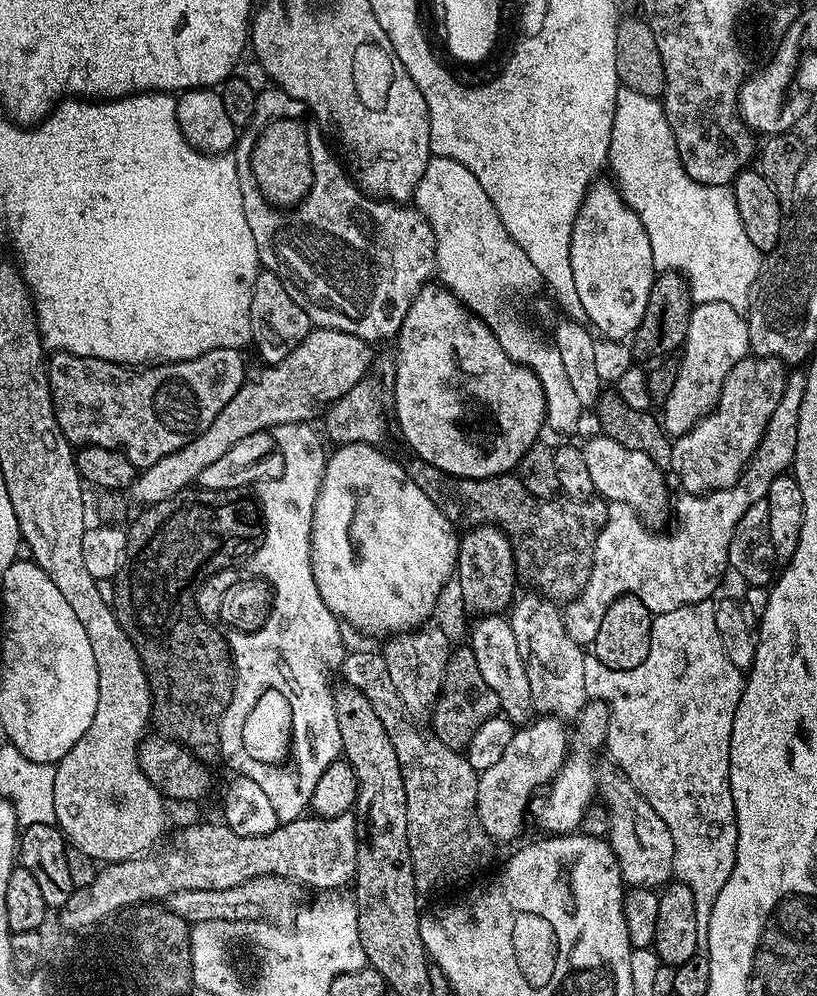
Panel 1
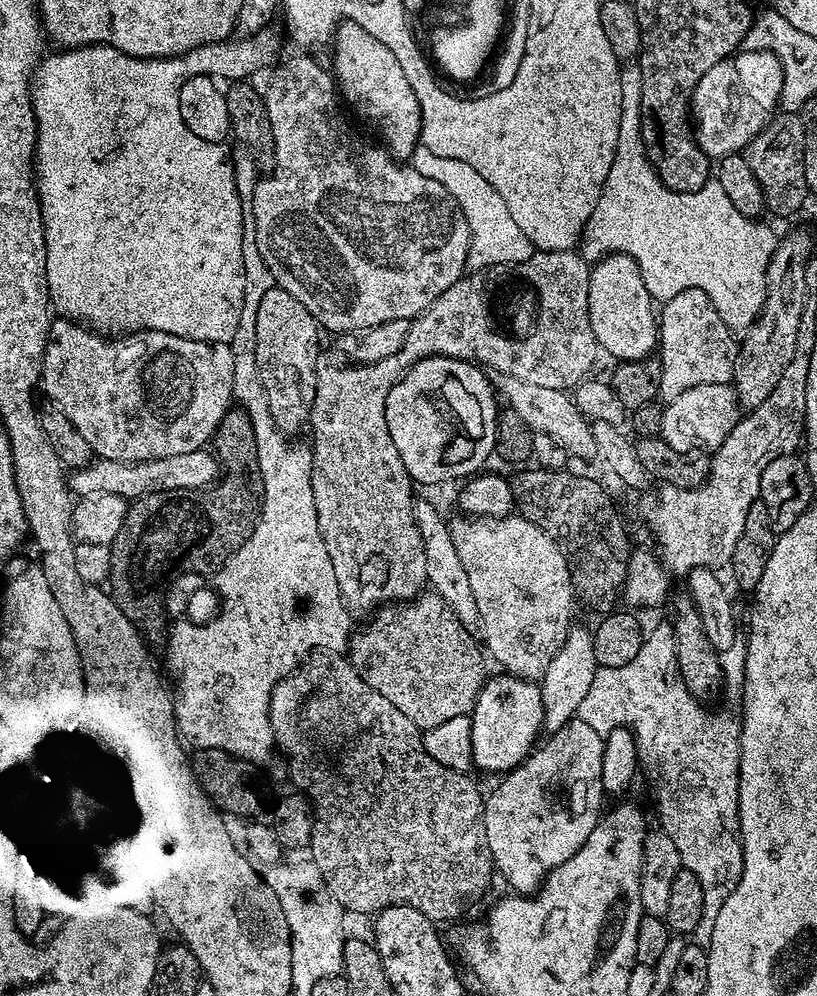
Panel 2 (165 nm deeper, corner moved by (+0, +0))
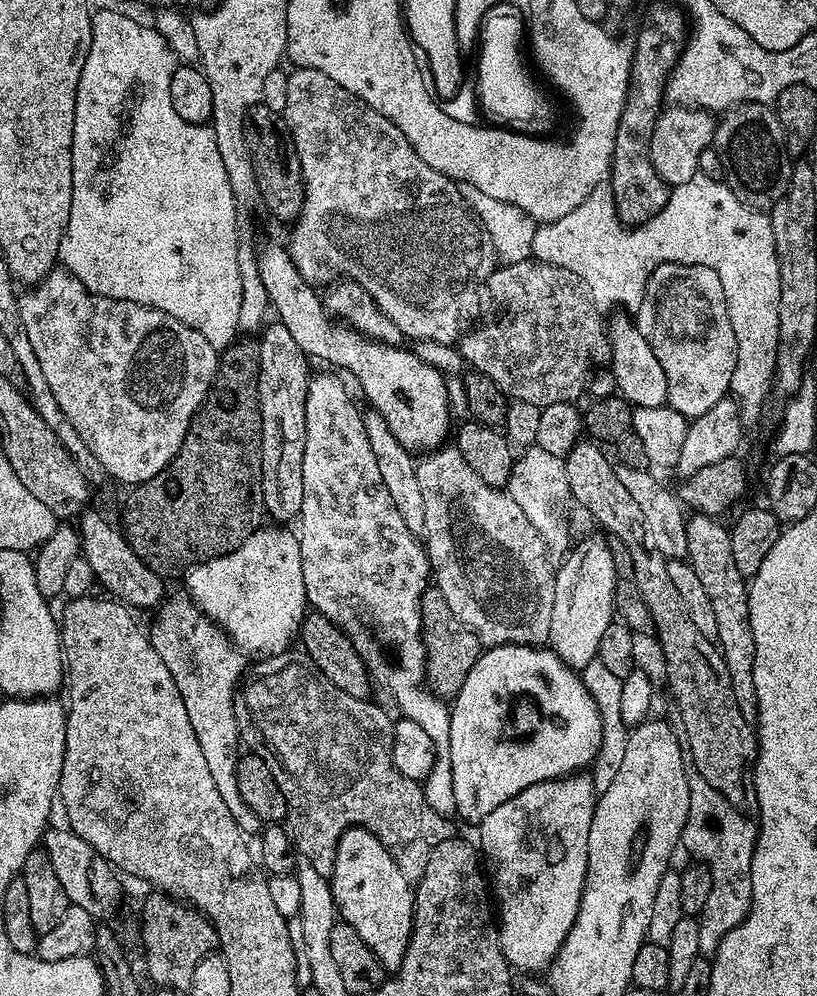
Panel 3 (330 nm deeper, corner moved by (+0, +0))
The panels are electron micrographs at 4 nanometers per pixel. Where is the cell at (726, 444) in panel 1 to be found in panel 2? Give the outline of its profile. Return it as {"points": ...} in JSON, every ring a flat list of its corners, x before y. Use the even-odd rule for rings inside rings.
{"points":[[731,383,694,386,678,398,663,405,664,417,659,439,664,440,674,450,685,451,686,445,696,450,715,450,724,445,724,439,732,433,742,409]]}

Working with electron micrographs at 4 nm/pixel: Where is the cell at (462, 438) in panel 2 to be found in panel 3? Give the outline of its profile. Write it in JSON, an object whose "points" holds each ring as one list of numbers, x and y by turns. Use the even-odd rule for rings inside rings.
{"points":[[272,244,258,255,258,274,266,285,268,303,275,319,302,346,304,355,313,361,325,360,336,368,345,368,360,383,371,411,386,418,394,438,407,452,427,454,445,443,452,412,448,409,448,384,445,373,422,362,415,351,404,346,384,344,367,339,363,332,344,322,334,322,324,308,321,293,298,274,298,266,290,258,287,247]]}

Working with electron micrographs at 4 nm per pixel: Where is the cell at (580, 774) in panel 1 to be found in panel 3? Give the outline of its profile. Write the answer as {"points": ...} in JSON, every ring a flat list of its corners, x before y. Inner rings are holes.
{"points":[[588,774,526,786,490,810,478,825,479,851,487,863,492,863,490,880,498,901,500,945,517,973,543,973,574,926,586,882,590,822,598,795,598,788,584,775]]}

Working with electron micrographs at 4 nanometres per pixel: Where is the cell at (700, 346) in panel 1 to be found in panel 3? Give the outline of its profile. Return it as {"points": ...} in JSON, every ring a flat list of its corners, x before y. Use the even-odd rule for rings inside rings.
{"points":[[661,264,648,274,648,285,639,308,635,309,634,323,642,338,650,342,654,358,662,362,668,387,667,407,695,418,729,395,736,365,736,339,726,310,726,294,722,294,722,278,714,270,697,264]]}

